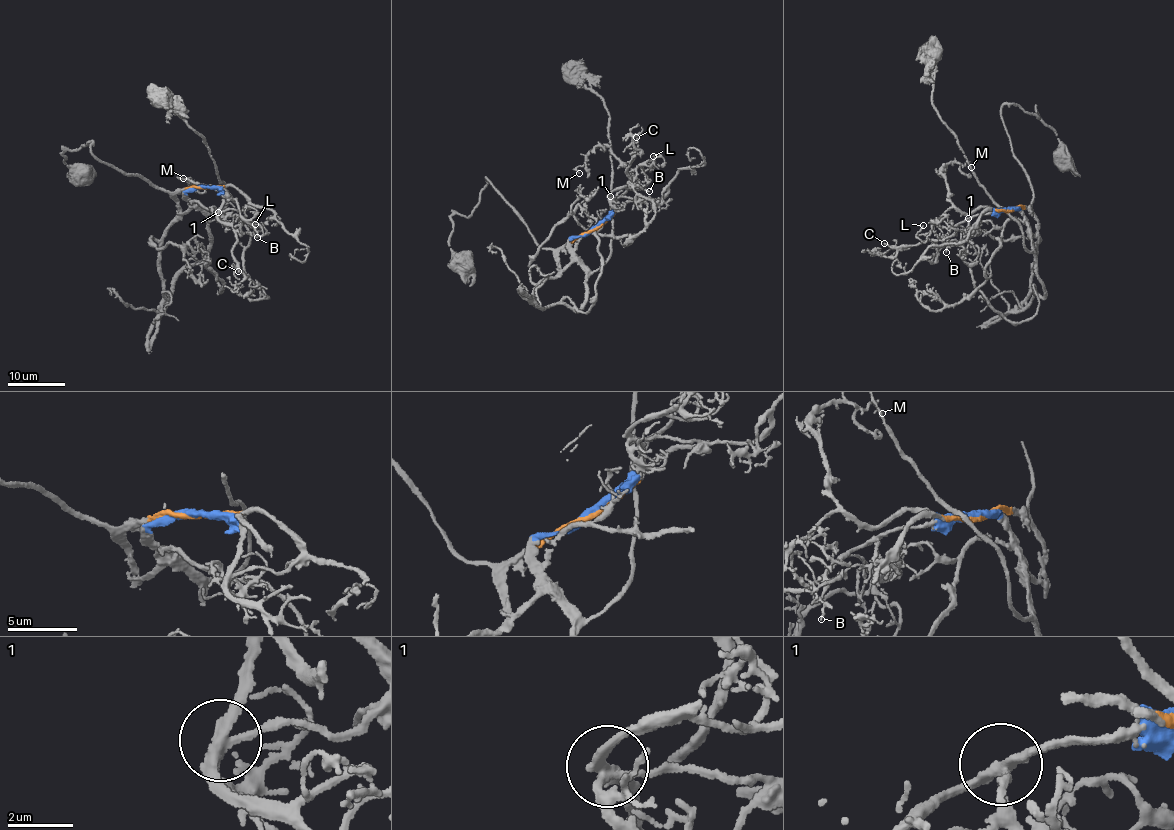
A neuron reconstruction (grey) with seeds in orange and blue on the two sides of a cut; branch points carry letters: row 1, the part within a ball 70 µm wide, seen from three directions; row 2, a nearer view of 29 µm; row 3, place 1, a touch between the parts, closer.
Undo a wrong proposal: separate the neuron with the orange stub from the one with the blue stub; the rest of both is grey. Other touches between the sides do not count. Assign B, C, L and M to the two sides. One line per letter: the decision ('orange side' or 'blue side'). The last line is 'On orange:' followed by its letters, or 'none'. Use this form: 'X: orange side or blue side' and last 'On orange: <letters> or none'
B: blue side
C: blue side
L: blue side
M: blue side
On orange: none

